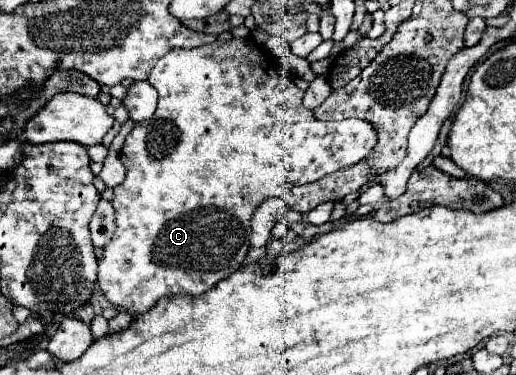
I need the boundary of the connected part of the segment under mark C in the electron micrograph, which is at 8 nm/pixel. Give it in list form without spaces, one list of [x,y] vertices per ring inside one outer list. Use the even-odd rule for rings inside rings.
[[[233,37],[231,41],[217,39],[215,43],[193,47],[193,49],[173,49],[165,57],[161,57],[157,61],[157,65],[151,69],[147,81],[159,91],[157,111],[153,113],[151,119],[135,123],[131,133],[125,137],[119,157],[121,157],[121,163],[125,165],[127,175],[125,175],[125,181],[115,187],[115,199],[111,201],[115,207],[117,229],[115,229],[111,243],[103,249],[103,259],[99,261],[99,279],[97,279],[99,289],[113,305],[129,311],[131,315],[141,315],[141,313],[149,311],[161,297],[167,297],[167,295],[199,297],[199,295],[207,293],[211,287],[215,287],[219,281],[227,279],[231,275],[231,271],[237,271],[249,249],[251,215],[253,215],[255,207],[263,199],[271,197],[271,191],[275,191],[275,179],[271,179],[271,175],[275,175],[275,171],[271,171],[271,147],[275,147],[275,143],[279,143],[277,147],[281,147],[279,151],[275,151],[275,155],[279,157],[279,169],[283,169],[281,187],[285,187],[285,189],[291,189],[293,185],[301,185],[301,183],[313,183],[329,173],[347,169],[347,167],[359,163],[361,159],[365,159],[371,153],[371,149],[375,147],[377,131],[375,131],[373,123],[369,123],[369,121],[363,121],[363,119],[343,119],[343,121],[329,121],[329,123],[317,121],[313,111],[305,109],[301,103],[305,91],[301,91],[288,76],[273,69],[271,57],[265,57],[265,55],[267,55],[265,49],[261,49],[261,45],[257,45],[253,39]]]

